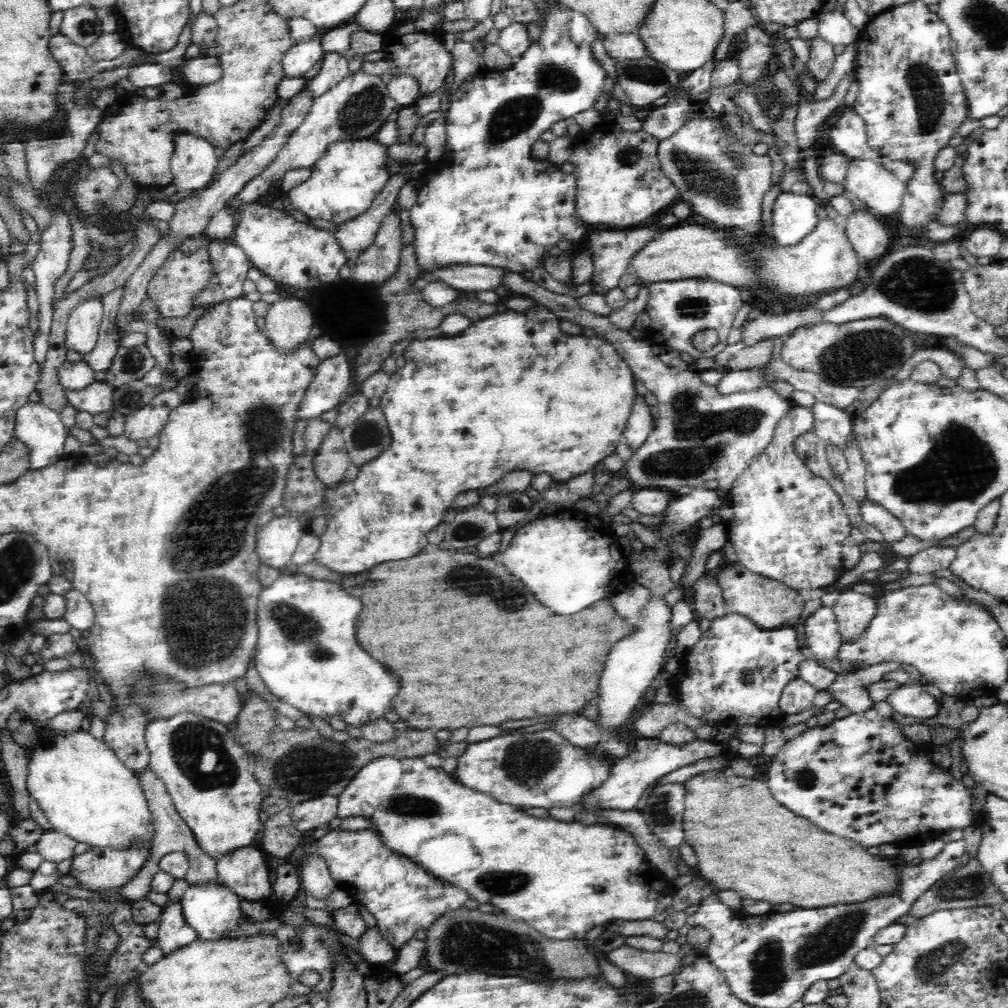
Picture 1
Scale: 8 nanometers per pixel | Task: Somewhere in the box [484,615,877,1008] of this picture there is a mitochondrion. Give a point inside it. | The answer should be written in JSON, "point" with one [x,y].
{"point":[770,966]}

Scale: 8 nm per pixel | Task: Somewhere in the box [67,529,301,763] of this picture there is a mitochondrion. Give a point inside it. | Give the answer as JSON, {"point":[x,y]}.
{"point":[164,704]}

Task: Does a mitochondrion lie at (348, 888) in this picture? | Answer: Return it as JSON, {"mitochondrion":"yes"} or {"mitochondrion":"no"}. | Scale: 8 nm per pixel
{"mitochondrion":"no"}

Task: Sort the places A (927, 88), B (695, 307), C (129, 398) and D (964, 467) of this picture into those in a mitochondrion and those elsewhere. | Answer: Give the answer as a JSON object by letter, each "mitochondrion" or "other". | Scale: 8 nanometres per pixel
{"A":"mitochondrion","B":"mitochondrion","C":"mitochondrion","D":"mitochondrion"}

